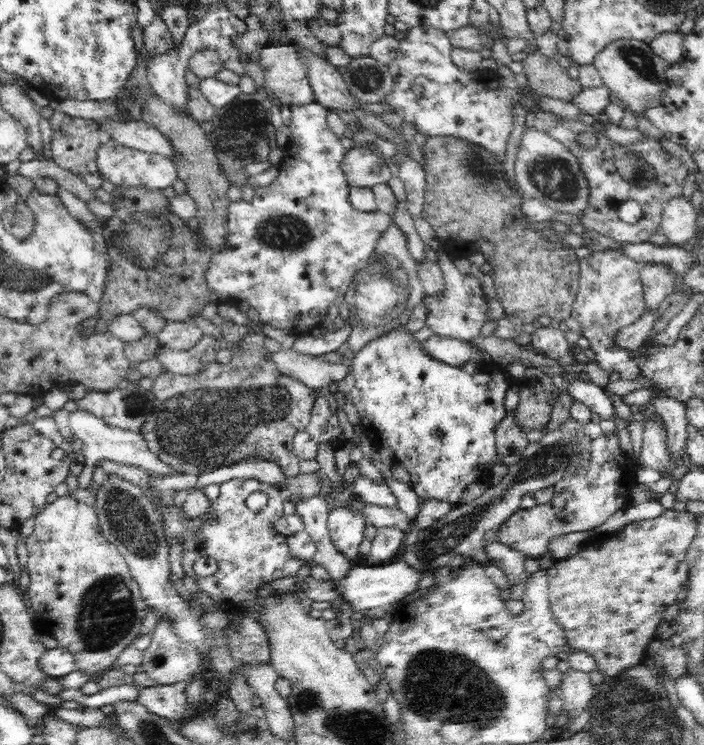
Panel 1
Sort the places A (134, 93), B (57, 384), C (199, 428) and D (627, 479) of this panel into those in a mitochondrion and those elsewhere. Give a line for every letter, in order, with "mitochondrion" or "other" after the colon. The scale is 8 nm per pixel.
A: mitochondrion
B: other
C: mitochondrion
D: other

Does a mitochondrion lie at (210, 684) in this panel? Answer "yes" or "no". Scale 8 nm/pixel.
no

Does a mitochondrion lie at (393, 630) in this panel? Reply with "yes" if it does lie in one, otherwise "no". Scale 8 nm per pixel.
no

